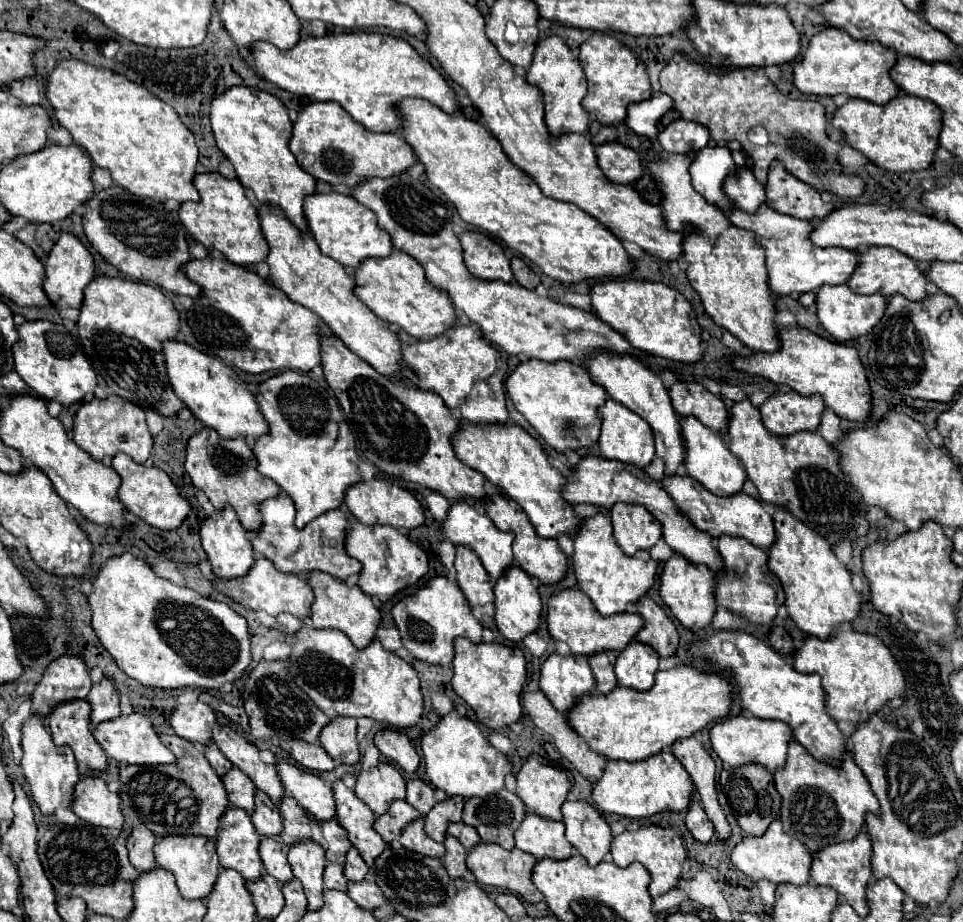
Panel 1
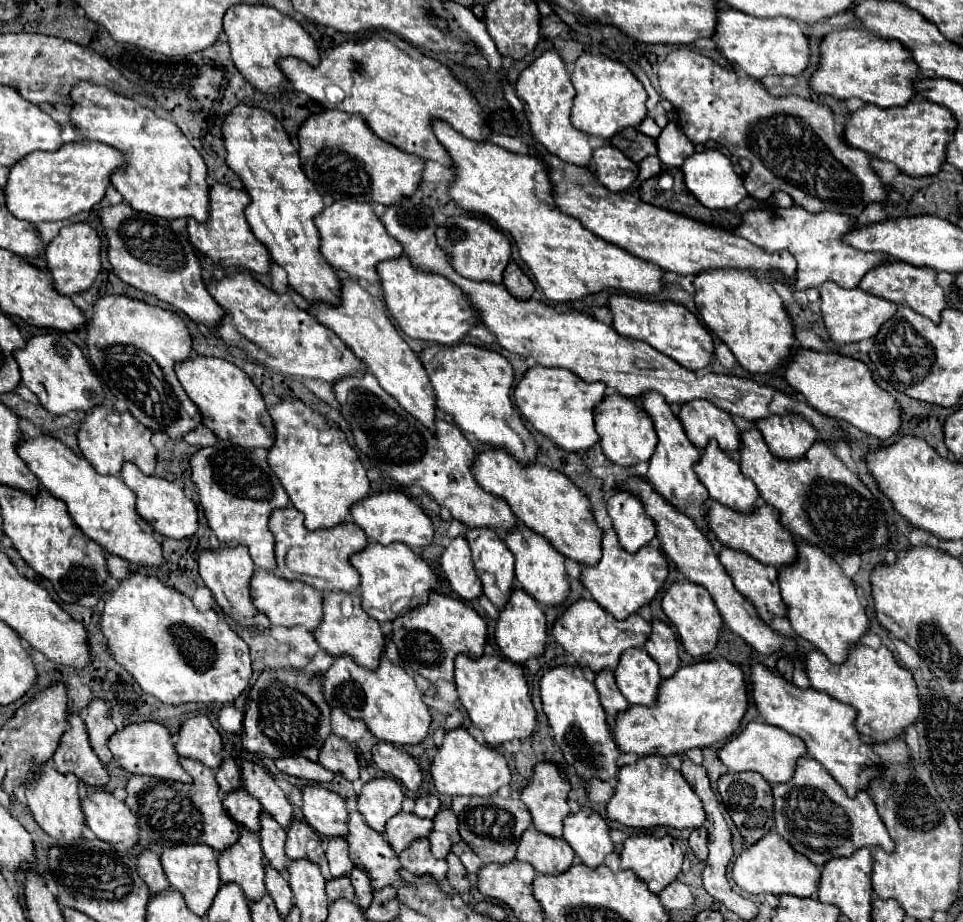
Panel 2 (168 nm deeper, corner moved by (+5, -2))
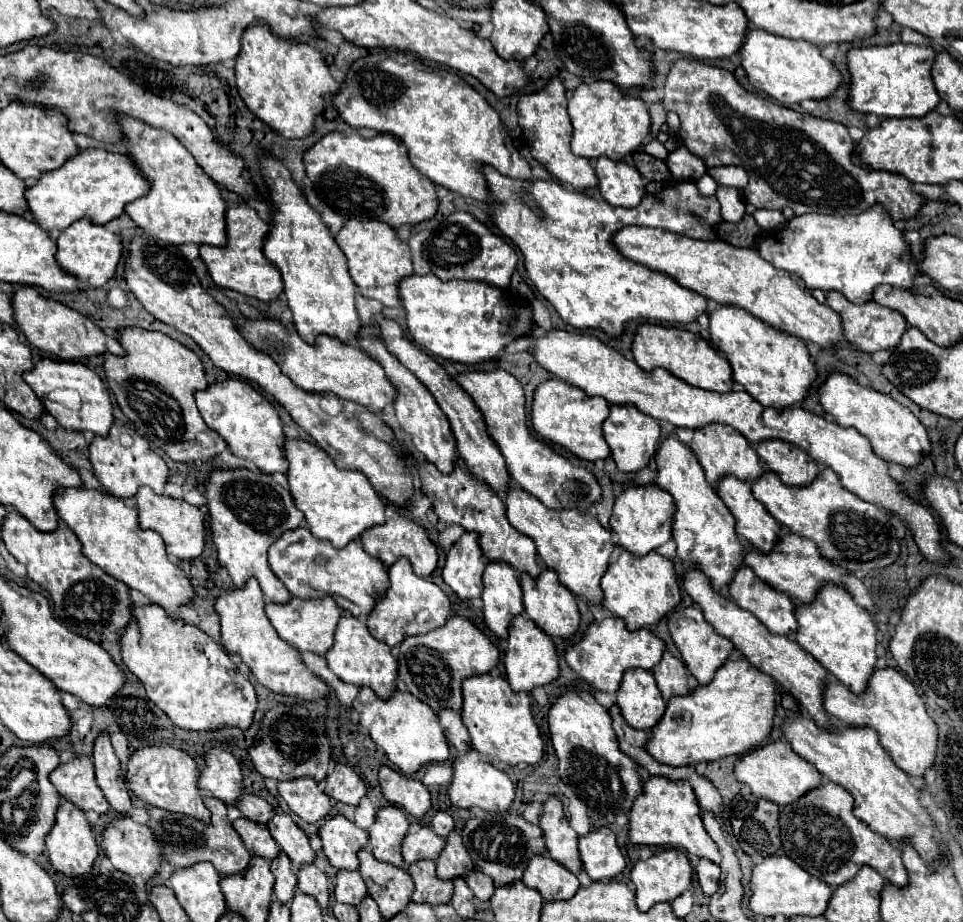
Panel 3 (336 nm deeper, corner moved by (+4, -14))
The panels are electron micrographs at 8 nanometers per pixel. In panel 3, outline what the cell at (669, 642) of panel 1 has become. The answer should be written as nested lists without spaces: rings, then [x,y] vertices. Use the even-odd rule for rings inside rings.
[[[666,652],[662,662],[654,666],[652,674],[666,700],[670,700],[672,696],[686,696],[690,692],[686,682],[686,666],[682,660],[674,658],[670,652]]]

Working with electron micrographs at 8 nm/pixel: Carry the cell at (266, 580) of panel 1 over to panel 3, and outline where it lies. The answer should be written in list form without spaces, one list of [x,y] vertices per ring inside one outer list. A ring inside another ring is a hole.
[[[292,598],[282,606],[266,604],[266,614],[282,640],[294,644],[300,652],[314,652],[324,656],[334,644],[334,630],[342,616],[342,608],[334,602],[334,598],[322,598],[322,600]]]

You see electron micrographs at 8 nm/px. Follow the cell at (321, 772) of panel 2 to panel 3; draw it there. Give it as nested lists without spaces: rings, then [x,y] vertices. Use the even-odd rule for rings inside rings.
[[[312,778],[278,782],[278,794],[286,800],[288,808],[308,824],[324,820],[332,808],[332,800],[324,794],[322,786]]]

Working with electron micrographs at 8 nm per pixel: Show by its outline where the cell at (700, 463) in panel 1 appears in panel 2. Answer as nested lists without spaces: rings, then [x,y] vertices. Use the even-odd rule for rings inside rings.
[[[709,440],[701,450],[695,472],[713,500],[739,512],[751,512],[755,508],[759,498],[755,484],[743,476],[739,464],[723,452],[715,440]]]

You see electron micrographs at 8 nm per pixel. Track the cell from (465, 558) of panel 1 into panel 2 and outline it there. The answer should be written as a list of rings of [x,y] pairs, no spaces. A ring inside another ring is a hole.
[[[457,536],[455,540],[451,540],[451,544],[447,546],[447,550],[441,556],[441,568],[443,568],[451,588],[463,600],[473,600],[483,594],[481,580],[473,568],[471,550],[463,536]]]

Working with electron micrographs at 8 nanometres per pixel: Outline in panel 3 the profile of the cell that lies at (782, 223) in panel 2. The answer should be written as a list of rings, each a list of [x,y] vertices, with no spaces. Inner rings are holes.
[[[882,204],[850,216],[804,214],[792,218],[784,228],[762,238],[758,254],[772,266],[798,274],[808,290],[838,290],[854,304],[872,300],[872,292],[880,284],[910,290],[914,288],[914,276],[920,274],[920,260],[912,256],[904,232],[894,226]]]

